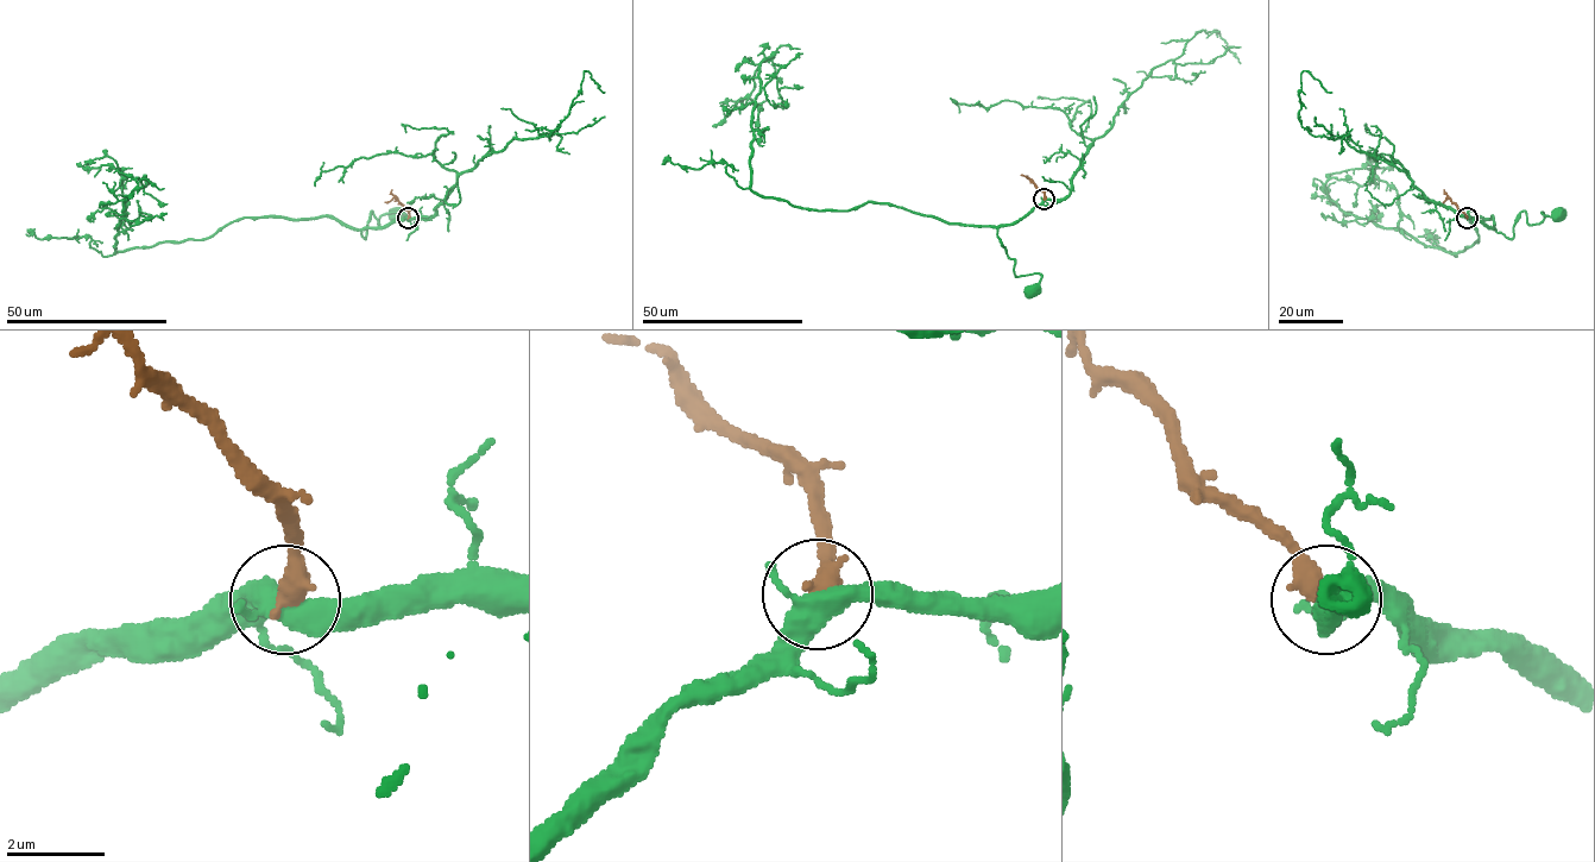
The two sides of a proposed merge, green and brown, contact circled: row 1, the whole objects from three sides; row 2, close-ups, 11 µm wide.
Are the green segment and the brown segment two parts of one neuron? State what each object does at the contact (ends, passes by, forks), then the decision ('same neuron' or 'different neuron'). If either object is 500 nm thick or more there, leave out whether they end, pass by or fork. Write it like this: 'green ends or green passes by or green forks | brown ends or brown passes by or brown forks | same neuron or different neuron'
green forks | brown ends | different neuron

